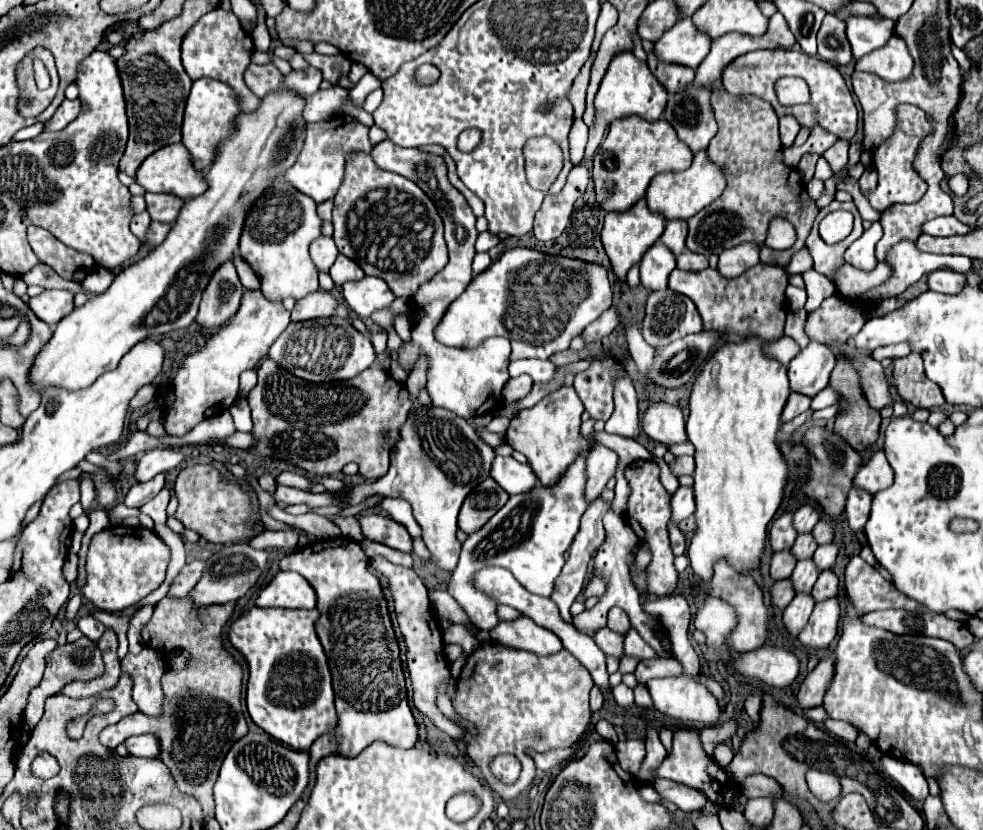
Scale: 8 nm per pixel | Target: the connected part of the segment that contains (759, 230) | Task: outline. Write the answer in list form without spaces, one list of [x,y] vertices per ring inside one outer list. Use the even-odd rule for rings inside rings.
[[[714,90],[712,92],[712,108],[714,108],[714,116],[718,122],[718,134],[710,140],[708,146],[708,154],[710,158],[724,166],[726,172],[726,180],[728,186],[724,190],[724,194],[712,202],[712,206],[706,206],[704,210],[700,210],[700,214],[694,214],[688,220],[688,238],[686,238],[686,248],[696,252],[696,254],[720,254],[724,248],[728,246],[736,246],[740,242],[758,242],[762,246],[762,262],[764,264],[778,264],[778,266],[786,266],[790,256],[794,252],[798,252],[800,248],[804,248],[804,242],[812,230],[812,222],[818,214],[818,206],[808,198],[806,186],[800,182],[800,174],[796,172],[796,168],[790,168],[782,162],[782,144],[778,138],[778,116],[772,110],[772,106],[768,106],[768,102],[760,100],[760,98],[752,98],[752,96],[744,96],[742,100],[738,96],[728,94],[726,90]],[[774,216],[784,216],[798,234],[798,240],[792,248],[788,250],[772,250],[764,244],[766,234],[768,234],[768,224]]]

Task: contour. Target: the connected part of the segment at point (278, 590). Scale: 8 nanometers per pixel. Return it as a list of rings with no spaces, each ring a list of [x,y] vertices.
[[[278,572],[256,598],[256,606],[278,608],[314,608],[316,592],[298,572]]]

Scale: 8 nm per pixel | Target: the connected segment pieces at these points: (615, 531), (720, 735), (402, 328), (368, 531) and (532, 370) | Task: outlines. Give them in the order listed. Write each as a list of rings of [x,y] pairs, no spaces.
[[[604,490],[600,494],[600,498],[608,504],[608,512],[604,514],[604,528],[606,528],[606,540],[604,544],[598,548],[596,552],[596,558],[594,558],[594,574],[604,574],[604,578],[608,578],[608,588],[606,592],[600,596],[600,602],[592,608],[592,610],[586,610],[582,614],[578,614],[574,618],[574,624],[576,628],[584,630],[584,634],[592,636],[592,630],[600,630],[600,626],[606,624],[606,614],[612,606],[618,606],[622,610],[626,610],[632,626],[640,632],[640,636],[656,650],[658,656],[670,656],[668,654],[668,642],[664,642],[664,638],[660,638],[660,634],[656,634],[656,626],[652,626],[652,618],[648,618],[648,614],[644,614],[642,606],[640,606],[640,594],[638,590],[634,588],[632,580],[630,580],[630,572],[628,572],[628,564],[632,562],[632,558],[636,556],[636,546],[638,546],[638,538],[636,534],[632,534],[632,528],[628,526],[628,522],[624,522],[622,516],[618,516],[614,510],[612,510],[612,500],[614,500],[614,490]]]
[[[728,720],[728,722],[722,722],[718,726],[710,726],[710,728],[702,728],[700,730],[700,742],[702,742],[702,748],[704,752],[712,758],[714,756],[714,748],[724,742],[726,738],[730,738],[738,728],[738,722],[736,720]]]
[[[396,314],[394,316],[394,328],[396,328],[396,332],[402,340],[410,338],[410,320],[408,320],[406,314]]]
[[[370,514],[370,516],[360,516],[358,522],[364,540],[382,542],[400,552],[408,552],[408,554],[412,552],[412,538],[408,536],[408,530],[402,524],[394,522],[392,518]]]
[[[514,360],[510,362],[510,378],[516,378],[520,374],[532,376],[534,382],[552,382],[556,374],[556,364],[550,360]]]

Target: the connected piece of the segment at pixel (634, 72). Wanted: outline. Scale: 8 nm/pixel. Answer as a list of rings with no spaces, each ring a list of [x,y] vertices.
[[[630,50],[614,54],[614,58],[612,58],[602,82],[600,82],[600,90],[596,94],[596,112],[598,112],[600,122],[596,122],[596,126],[590,128],[590,140],[588,140],[588,146],[586,146],[584,160],[592,160],[592,156],[596,154],[596,150],[602,142],[604,130],[612,120],[624,118],[624,116],[630,116],[630,114],[644,116],[646,120],[658,120],[662,116],[664,108],[666,108],[666,100],[668,100],[668,92],[656,80],[656,76],[650,72],[646,62],[638,60]]]

